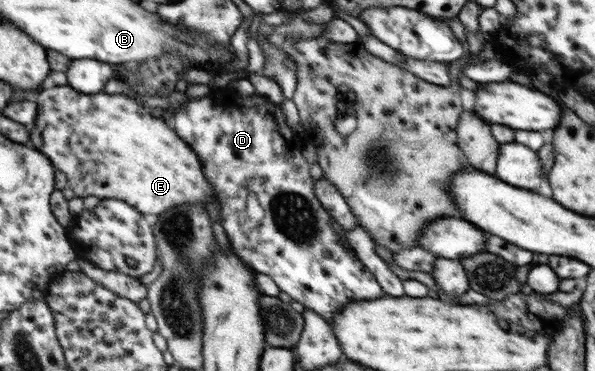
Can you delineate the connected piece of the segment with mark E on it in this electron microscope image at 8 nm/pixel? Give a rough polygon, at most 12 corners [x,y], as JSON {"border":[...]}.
{"border":[[38,95],[29,144],[75,197],[157,216],[216,201],[202,163],[126,95]]}

